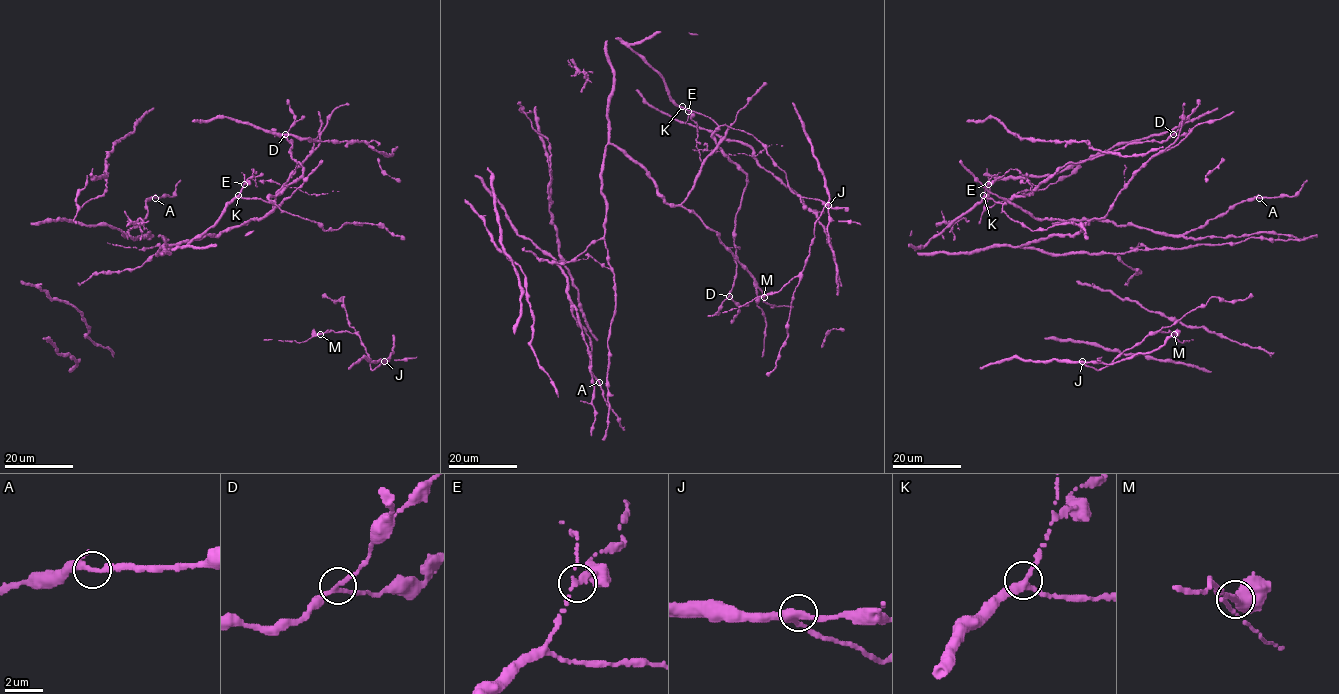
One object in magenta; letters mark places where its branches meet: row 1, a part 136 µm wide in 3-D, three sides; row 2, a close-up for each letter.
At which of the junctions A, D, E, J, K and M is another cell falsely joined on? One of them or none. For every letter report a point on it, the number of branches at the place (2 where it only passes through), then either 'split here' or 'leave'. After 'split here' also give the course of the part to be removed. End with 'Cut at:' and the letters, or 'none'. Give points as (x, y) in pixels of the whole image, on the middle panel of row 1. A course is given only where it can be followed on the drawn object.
A: (599, 382) | 3 | leave
D: (729, 296) | 3 | leave
E: (688, 111) | 3 | split here | (688, 112), (697, 124), (698, 149), (756, 155), (771, 144), (782, 146)
J: (828, 205) | 3 | leave
K: (682, 106) | 3 | leave
M: (764, 297) | 3 | leave
Cut at: E

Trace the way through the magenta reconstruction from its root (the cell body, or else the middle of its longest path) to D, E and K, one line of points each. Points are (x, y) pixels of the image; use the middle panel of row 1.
D: (654, 180), (667, 203), (679, 205), (725, 131), (716, 130), (714, 141), (747, 176), (729, 296)
E: (654, 180), (667, 203), (679, 205), (701, 163), (724, 136), (710, 118), (683, 107), (688, 112)
K: (654, 180), (667, 203), (679, 205), (692, 187), (701, 163), (724, 136), (725, 131), (710, 118), (682, 106)

